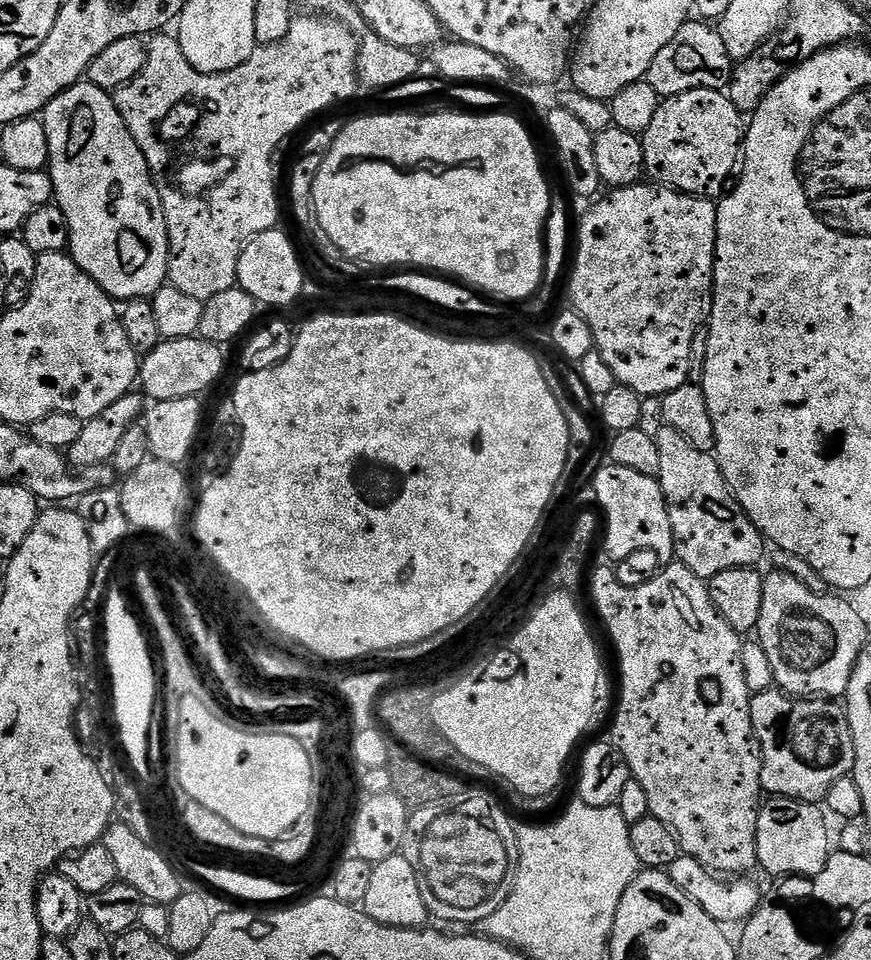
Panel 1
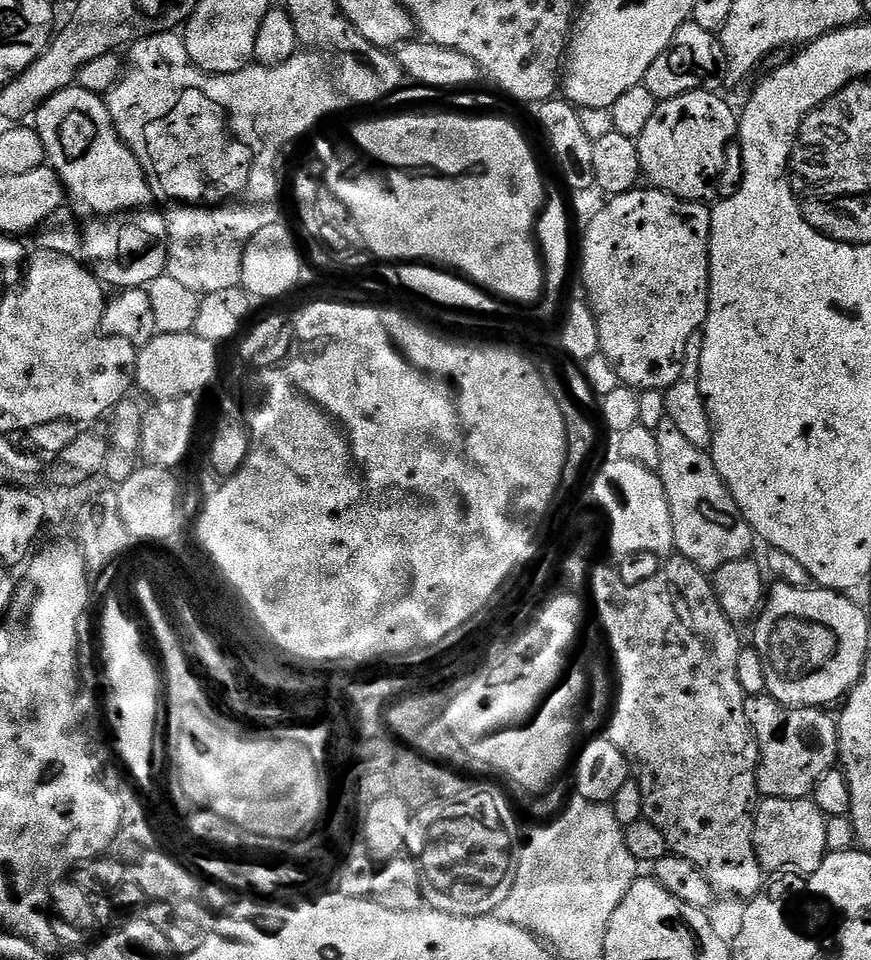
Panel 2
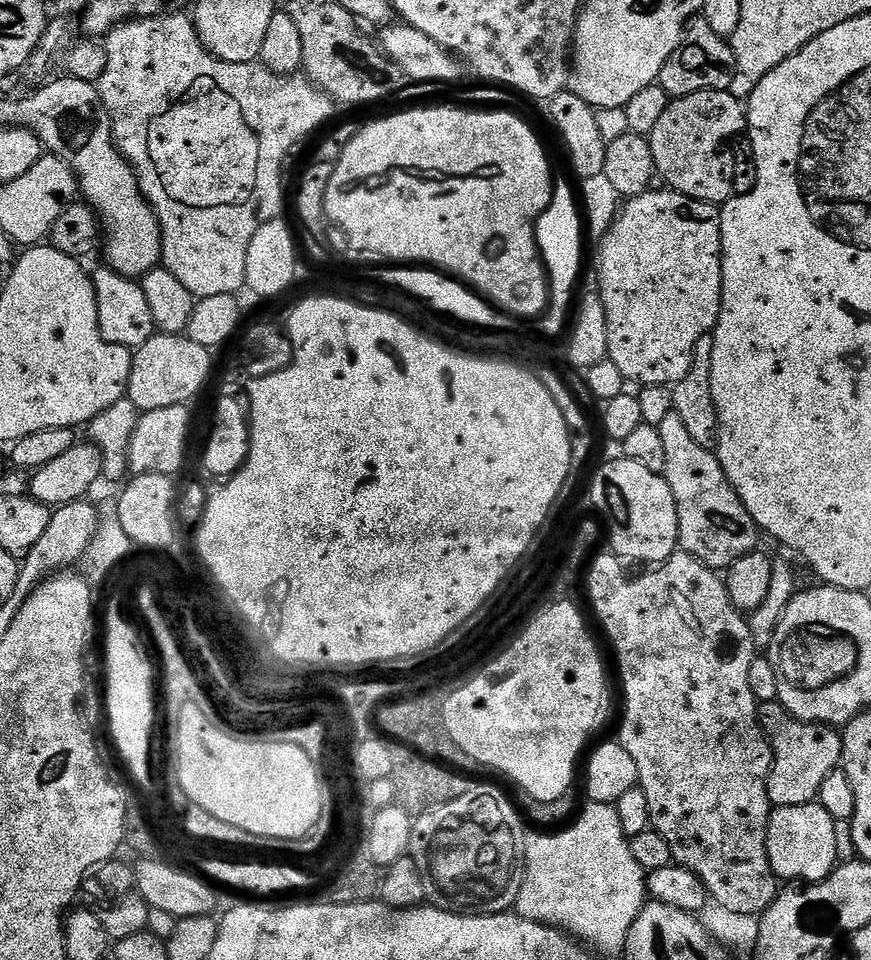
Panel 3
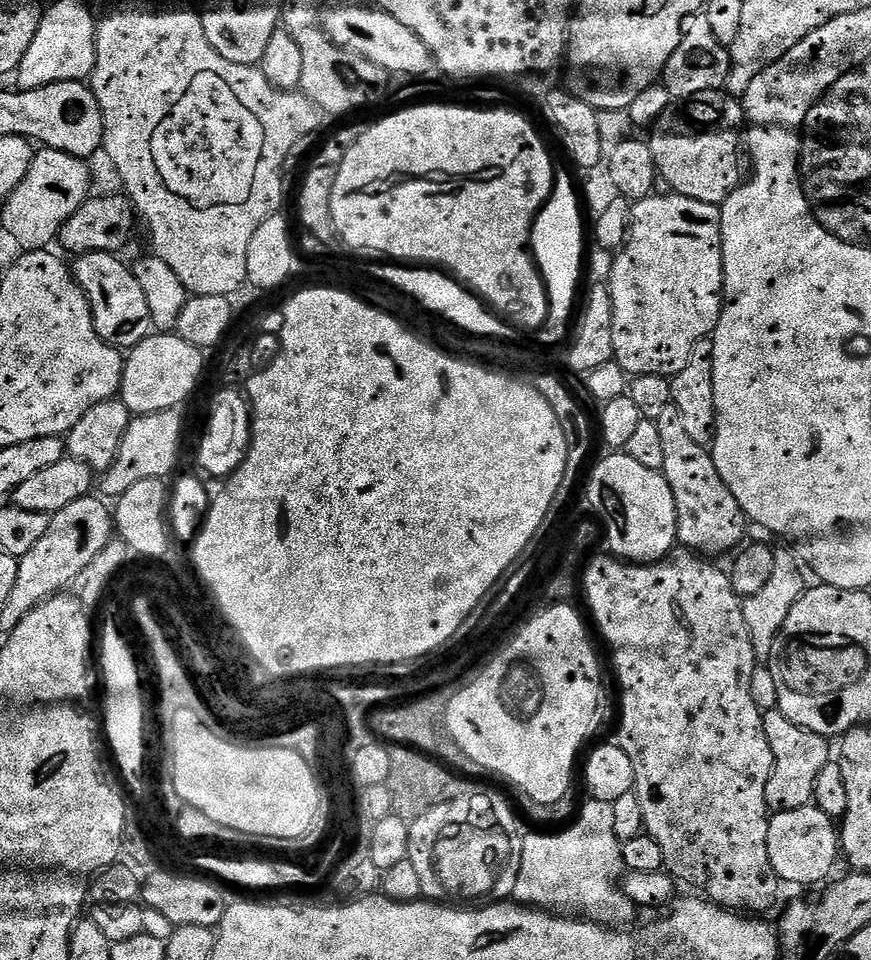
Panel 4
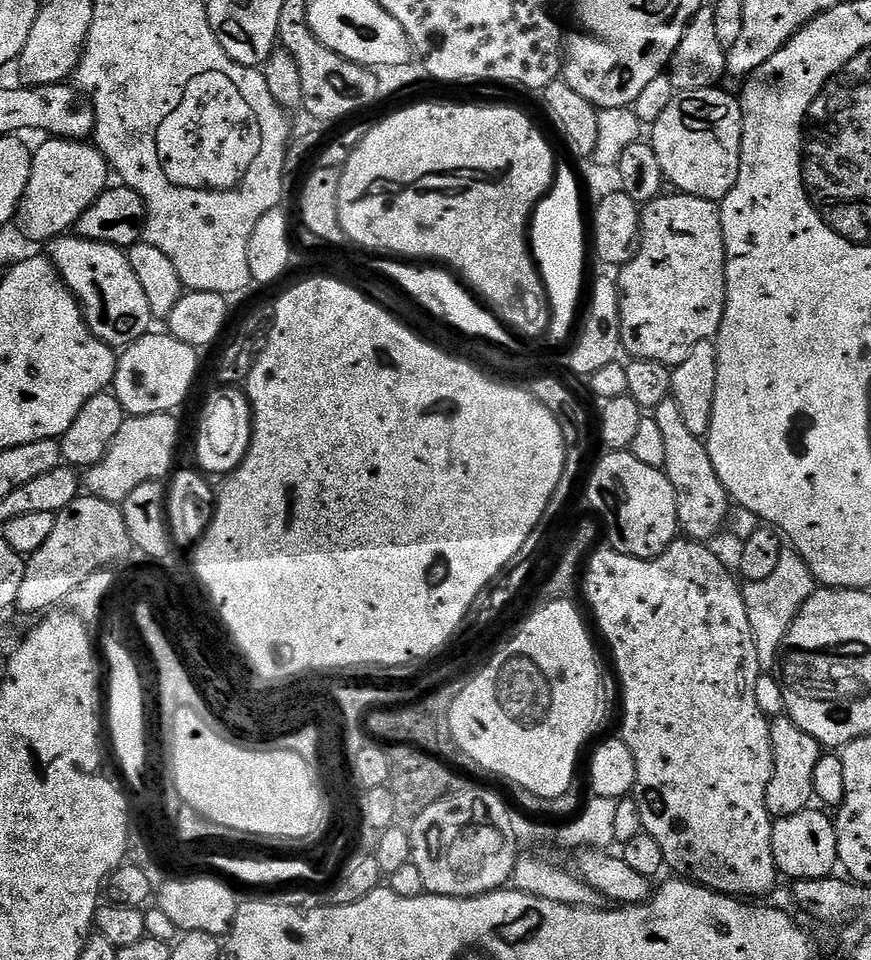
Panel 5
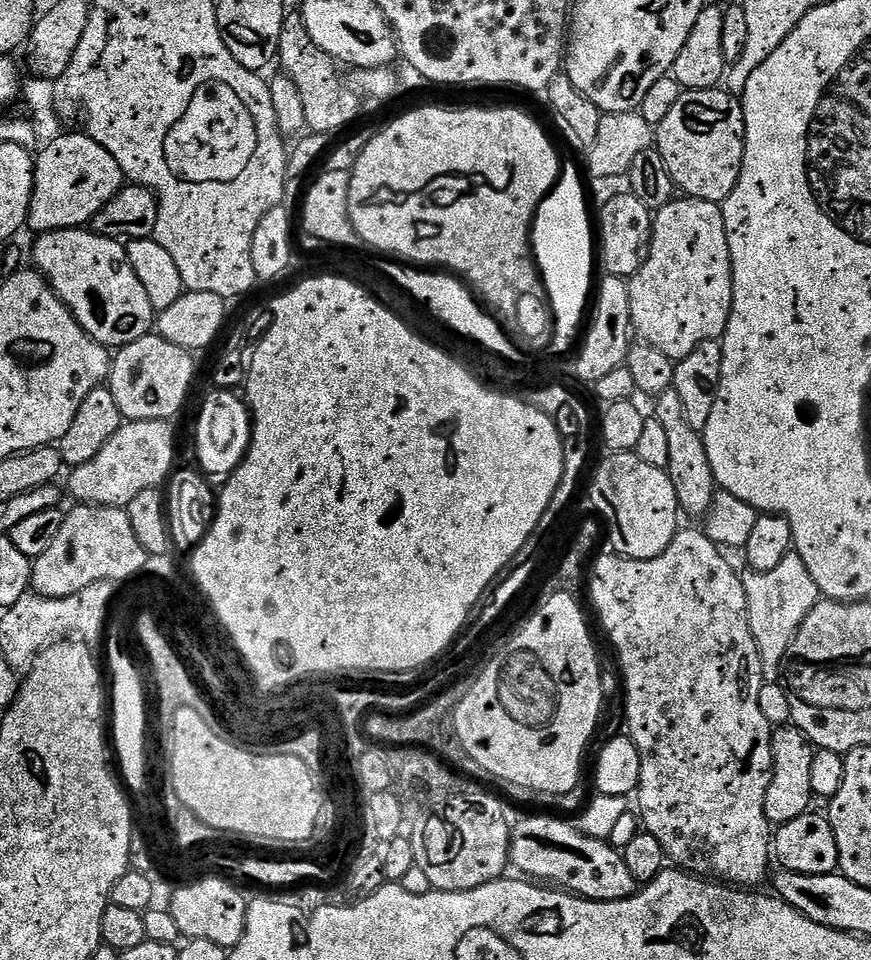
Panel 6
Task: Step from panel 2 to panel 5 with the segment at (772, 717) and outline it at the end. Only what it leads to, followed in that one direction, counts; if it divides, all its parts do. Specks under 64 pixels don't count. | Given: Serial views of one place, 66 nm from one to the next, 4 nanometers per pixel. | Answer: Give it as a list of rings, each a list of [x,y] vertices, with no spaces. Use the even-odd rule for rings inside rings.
[[[787,714],[777,716],[772,725],[772,777],[766,794],[766,810],[774,818],[798,814],[813,803],[814,772],[822,755],[822,745],[802,730]]]

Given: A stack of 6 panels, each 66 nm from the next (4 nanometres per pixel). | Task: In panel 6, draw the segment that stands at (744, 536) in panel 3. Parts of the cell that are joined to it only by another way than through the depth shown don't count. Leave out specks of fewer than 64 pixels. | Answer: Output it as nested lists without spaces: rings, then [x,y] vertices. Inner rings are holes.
[[[675,388],[655,397],[654,404],[656,404],[654,419],[662,422],[662,427],[666,430],[670,450],[670,462],[666,471],[670,482],[674,482],[674,494],[680,503],[681,513],[685,517],[704,518],[708,515],[718,491],[714,470],[706,454],[704,437],[694,430],[694,426],[690,426],[690,422],[686,422],[686,410],[682,410],[682,398],[678,398]]]

